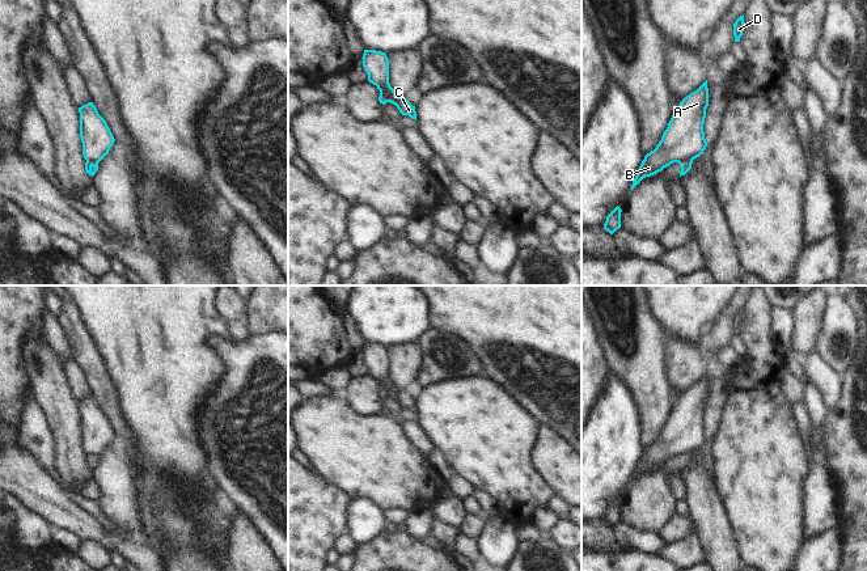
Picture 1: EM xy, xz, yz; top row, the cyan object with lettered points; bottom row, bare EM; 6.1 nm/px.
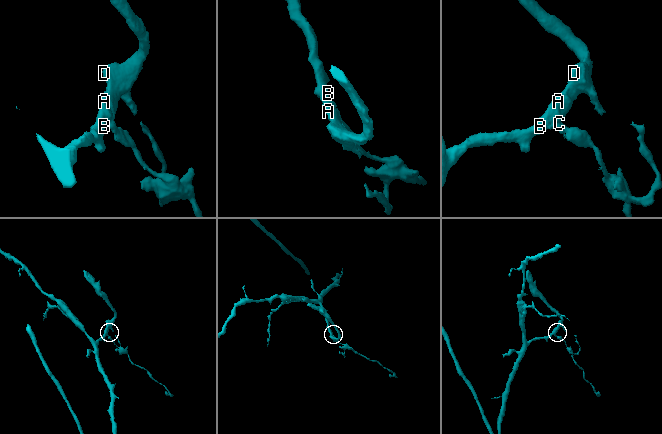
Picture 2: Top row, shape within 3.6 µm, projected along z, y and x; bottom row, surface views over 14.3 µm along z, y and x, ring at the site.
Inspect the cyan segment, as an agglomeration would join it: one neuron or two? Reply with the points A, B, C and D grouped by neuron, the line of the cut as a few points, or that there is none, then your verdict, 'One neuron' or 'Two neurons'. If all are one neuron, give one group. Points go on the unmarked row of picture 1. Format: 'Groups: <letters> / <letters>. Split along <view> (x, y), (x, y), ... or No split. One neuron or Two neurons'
Groups: A B D / C. Split along xz (380, 385), (388, 385), (393, 389). Two neurons

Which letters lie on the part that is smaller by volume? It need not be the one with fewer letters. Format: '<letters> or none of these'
C

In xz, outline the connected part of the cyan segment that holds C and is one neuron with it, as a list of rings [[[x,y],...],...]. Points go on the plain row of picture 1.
[[[403,390],[397,392],[397,402],[402,409],[409,409],[410,411],[416,414],[415,399],[413,399],[406,392]]]

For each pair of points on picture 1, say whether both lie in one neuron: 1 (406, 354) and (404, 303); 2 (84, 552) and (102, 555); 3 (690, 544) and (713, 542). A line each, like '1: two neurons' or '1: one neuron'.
1: two neurons
2: one neuron
3: two neurons

